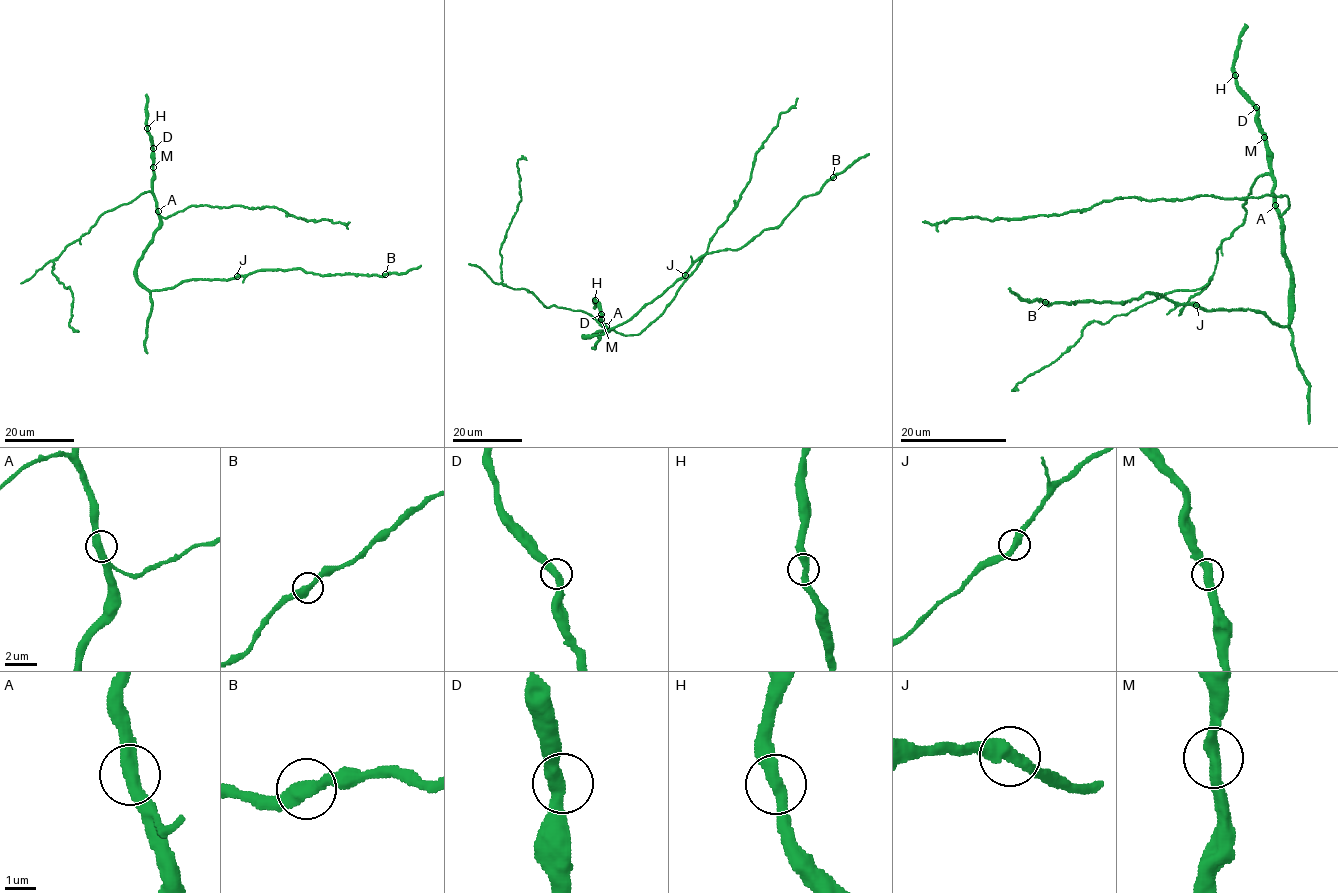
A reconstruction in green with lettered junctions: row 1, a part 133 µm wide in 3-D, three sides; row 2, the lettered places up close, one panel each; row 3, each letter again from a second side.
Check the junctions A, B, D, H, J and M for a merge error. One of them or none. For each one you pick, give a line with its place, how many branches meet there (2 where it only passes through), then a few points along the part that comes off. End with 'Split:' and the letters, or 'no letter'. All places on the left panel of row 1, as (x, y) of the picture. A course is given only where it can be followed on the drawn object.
Split: no letter

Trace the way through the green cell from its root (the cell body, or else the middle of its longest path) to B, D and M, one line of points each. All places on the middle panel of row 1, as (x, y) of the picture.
B: (588, 336), (630, 320), (702, 256), (741, 248), (776, 227), (801, 199), (816, 195), (832, 177)
D: (588, 336), (608, 329), (601, 323), (601, 314)
M: (588, 336), (608, 329), (601, 319)

